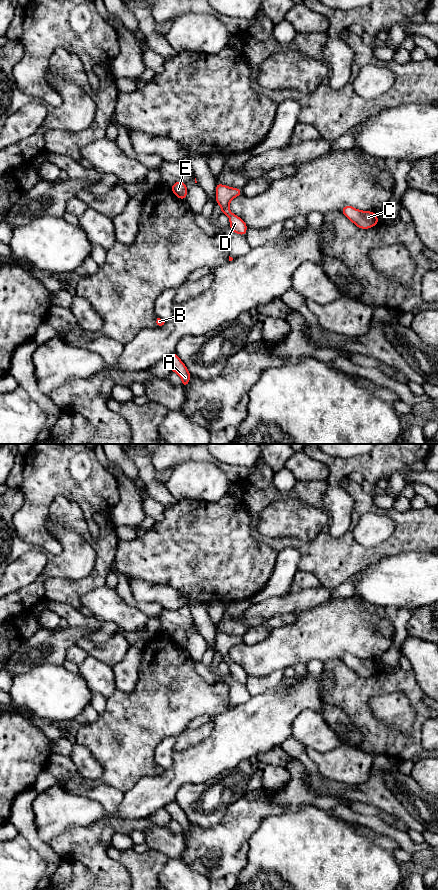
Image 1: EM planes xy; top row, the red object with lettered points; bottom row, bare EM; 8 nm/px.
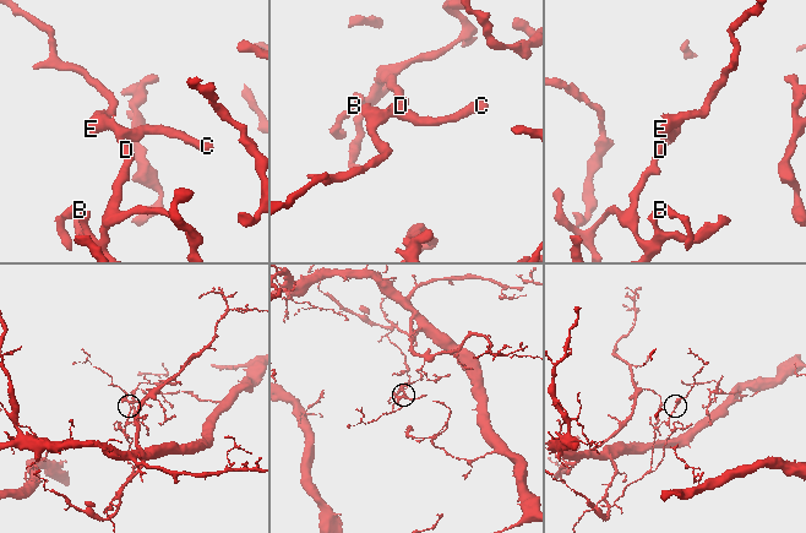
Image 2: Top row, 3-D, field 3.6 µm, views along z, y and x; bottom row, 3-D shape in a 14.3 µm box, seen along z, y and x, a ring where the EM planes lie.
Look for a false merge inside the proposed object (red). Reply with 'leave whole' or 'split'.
leave whole

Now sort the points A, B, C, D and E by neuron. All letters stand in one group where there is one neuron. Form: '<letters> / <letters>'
A B C D E

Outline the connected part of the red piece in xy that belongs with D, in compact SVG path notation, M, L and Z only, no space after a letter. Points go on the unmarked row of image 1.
M216 630L216 651L221 654L221 661L229 664L232 680L245 684L247 672L229 657L230 649L241 642L243 640L239 636L231 636Z

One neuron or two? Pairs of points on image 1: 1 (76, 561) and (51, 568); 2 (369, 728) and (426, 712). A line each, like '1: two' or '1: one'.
1: one
2: one

